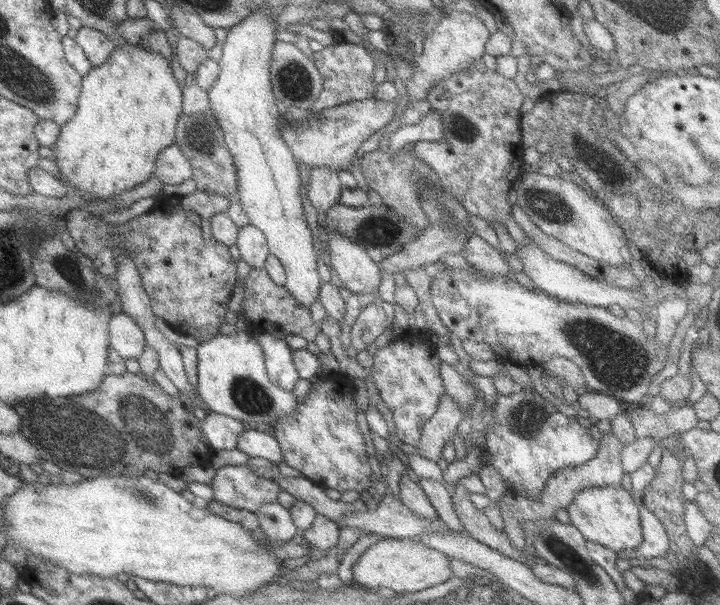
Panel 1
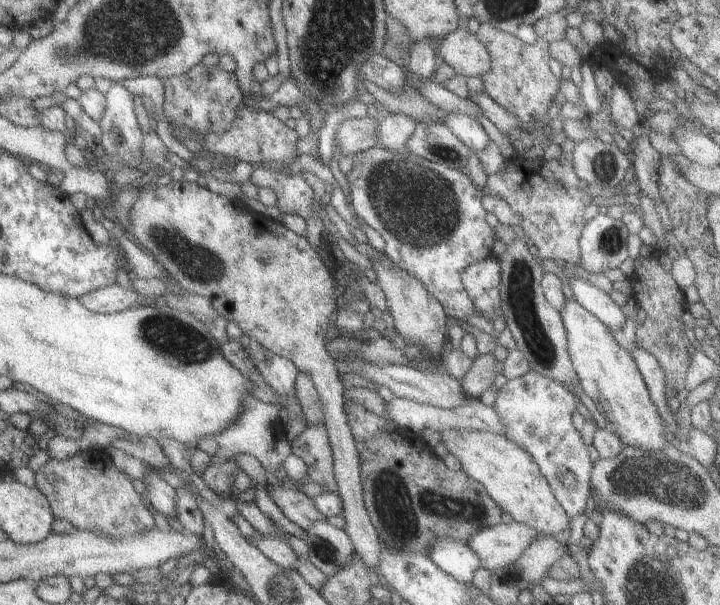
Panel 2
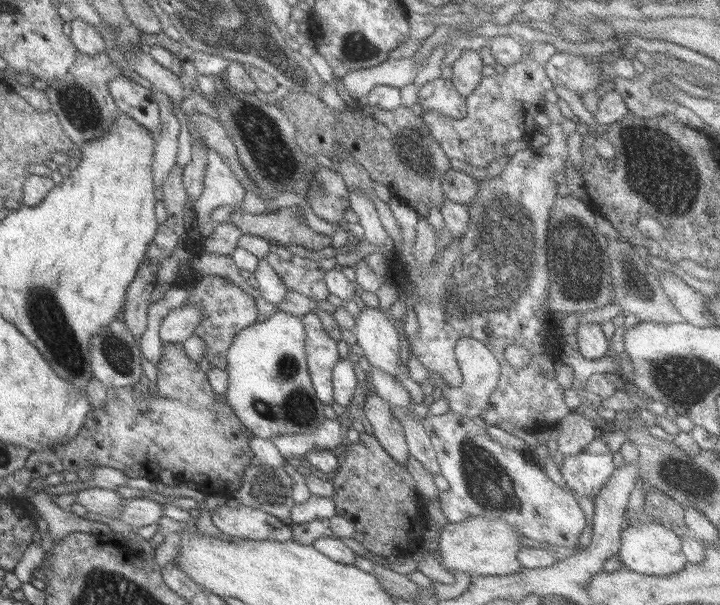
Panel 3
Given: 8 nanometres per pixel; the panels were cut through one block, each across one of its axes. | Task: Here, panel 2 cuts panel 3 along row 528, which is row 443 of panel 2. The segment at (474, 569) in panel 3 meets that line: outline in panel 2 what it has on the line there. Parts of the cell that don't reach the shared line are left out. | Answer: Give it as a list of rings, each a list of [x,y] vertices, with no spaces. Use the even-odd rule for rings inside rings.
[[[444,430],[439,434],[449,454],[458,458],[465,474],[480,482],[487,496],[492,498],[503,512],[508,513],[515,522],[526,524],[540,535],[550,536],[562,546],[567,546],[571,536],[571,518],[558,504],[552,488],[546,478],[541,476],[538,464],[528,452],[508,442],[504,436],[486,431]]]

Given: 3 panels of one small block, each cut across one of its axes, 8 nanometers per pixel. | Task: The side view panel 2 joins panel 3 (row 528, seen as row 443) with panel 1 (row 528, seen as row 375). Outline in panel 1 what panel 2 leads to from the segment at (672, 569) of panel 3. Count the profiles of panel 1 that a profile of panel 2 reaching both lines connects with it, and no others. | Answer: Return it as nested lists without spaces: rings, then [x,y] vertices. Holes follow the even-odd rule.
[[[624,487],[586,488],[576,492],[566,509],[574,526],[587,542],[592,542],[619,553],[624,550],[638,549],[642,541],[640,518],[637,505]]]

